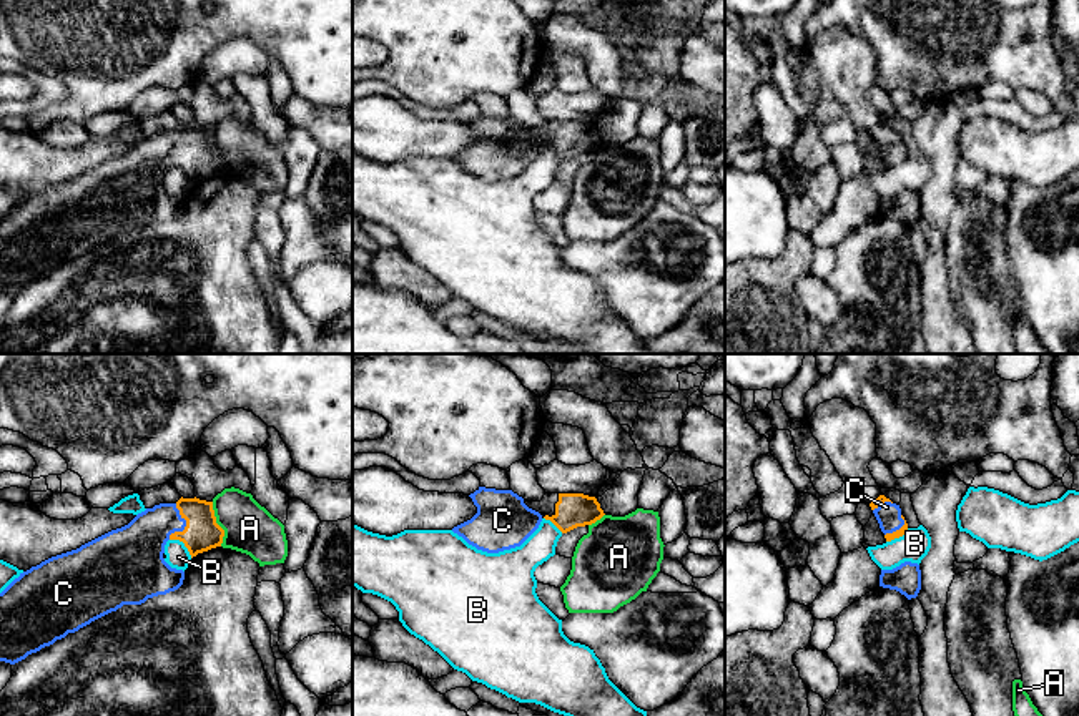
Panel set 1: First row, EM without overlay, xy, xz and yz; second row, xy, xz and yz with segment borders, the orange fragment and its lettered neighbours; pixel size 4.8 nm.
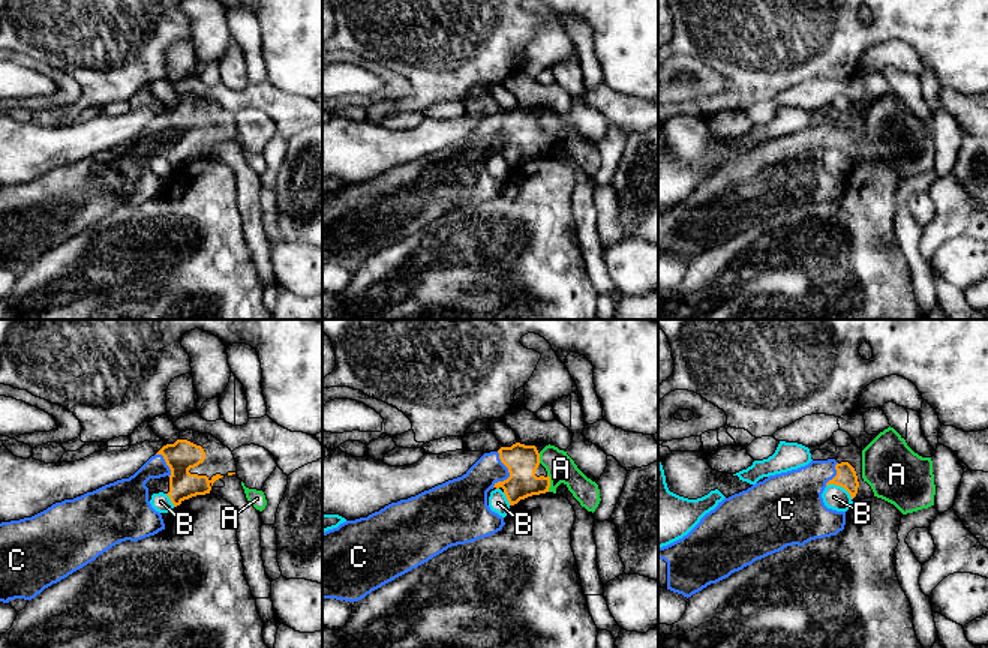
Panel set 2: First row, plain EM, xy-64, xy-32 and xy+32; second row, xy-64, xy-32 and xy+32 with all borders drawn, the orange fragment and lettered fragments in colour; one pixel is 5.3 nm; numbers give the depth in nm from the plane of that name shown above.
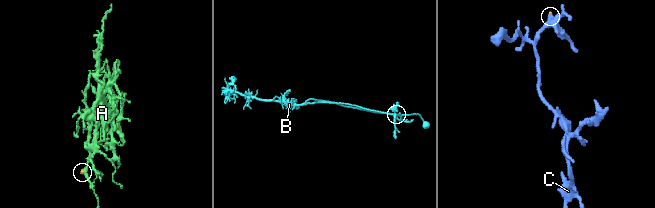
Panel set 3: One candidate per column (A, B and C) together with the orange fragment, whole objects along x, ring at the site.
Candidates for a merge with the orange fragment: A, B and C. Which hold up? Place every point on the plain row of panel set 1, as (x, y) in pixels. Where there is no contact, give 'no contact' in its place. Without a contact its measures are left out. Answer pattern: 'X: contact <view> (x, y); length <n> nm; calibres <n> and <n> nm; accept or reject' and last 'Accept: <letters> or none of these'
A: contact xy (216, 152); length 220 nm; calibres 170 and 240 nm; reject
B: contact xy (183, 170); length 140 nm; calibres 170 and 120 nm; reject
C: contact xy (187, 153); length 180 nm; calibres 170 and 240 nm; accept
Accept: C

